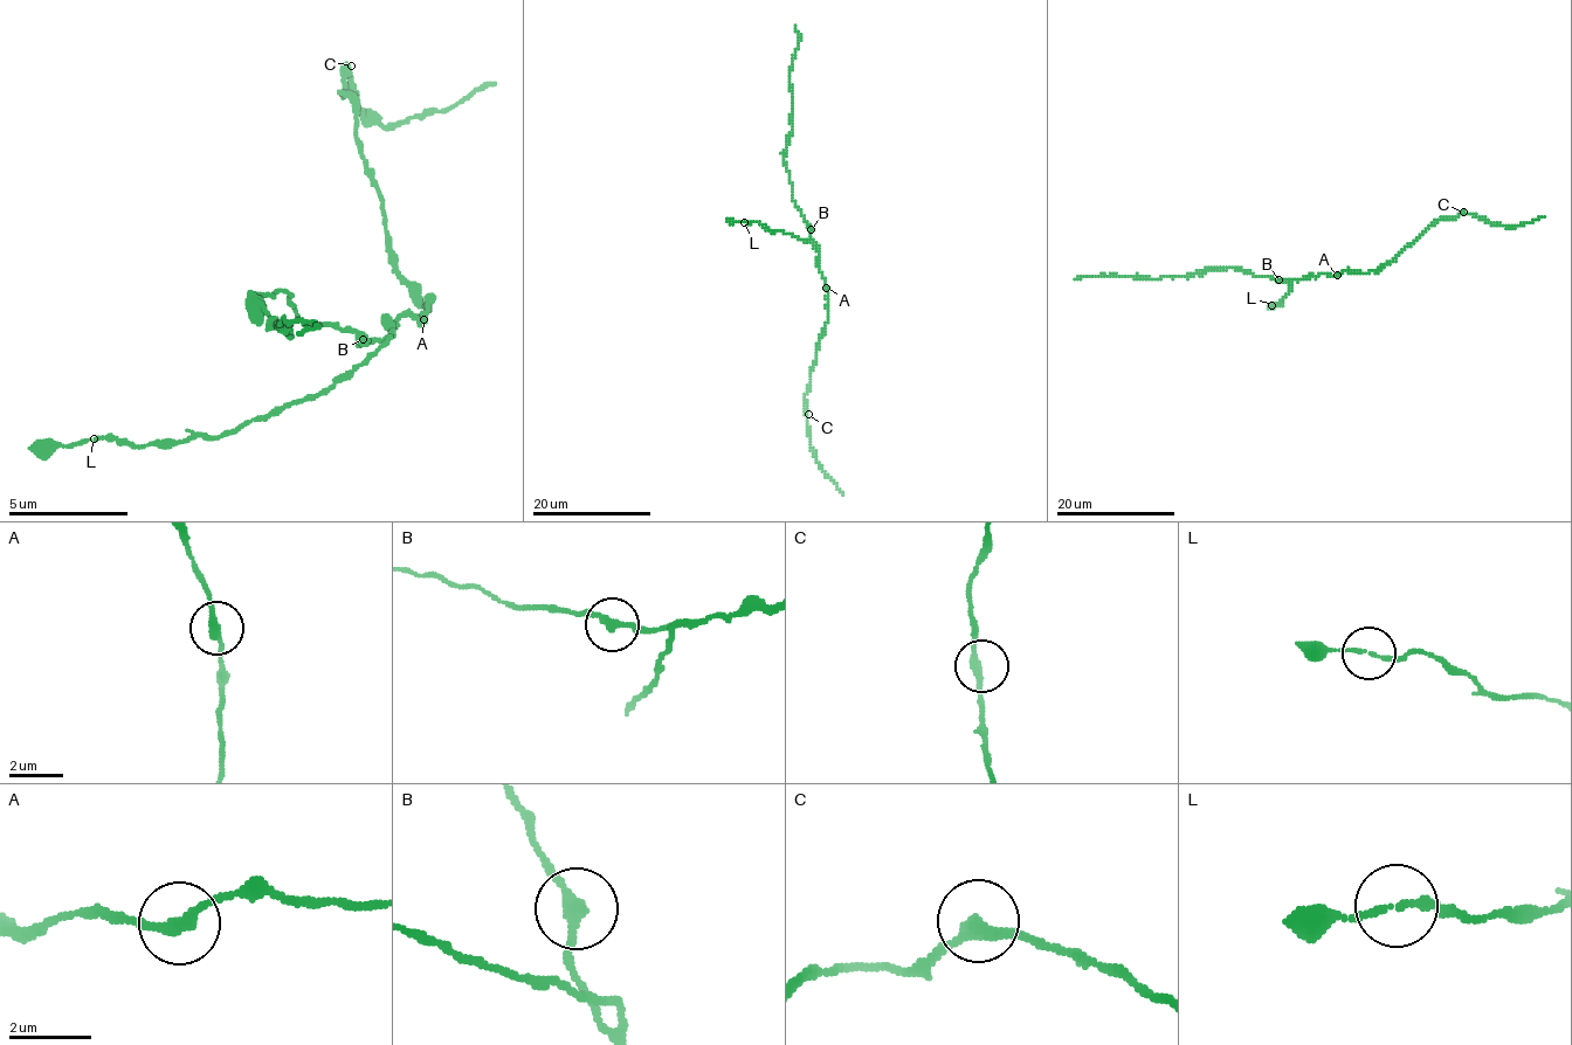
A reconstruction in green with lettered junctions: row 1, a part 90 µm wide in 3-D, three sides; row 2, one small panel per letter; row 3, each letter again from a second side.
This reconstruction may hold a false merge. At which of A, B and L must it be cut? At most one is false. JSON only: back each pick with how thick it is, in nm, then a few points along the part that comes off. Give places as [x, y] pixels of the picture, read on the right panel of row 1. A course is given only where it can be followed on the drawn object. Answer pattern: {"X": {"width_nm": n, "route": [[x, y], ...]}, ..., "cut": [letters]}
{"cut": []}

